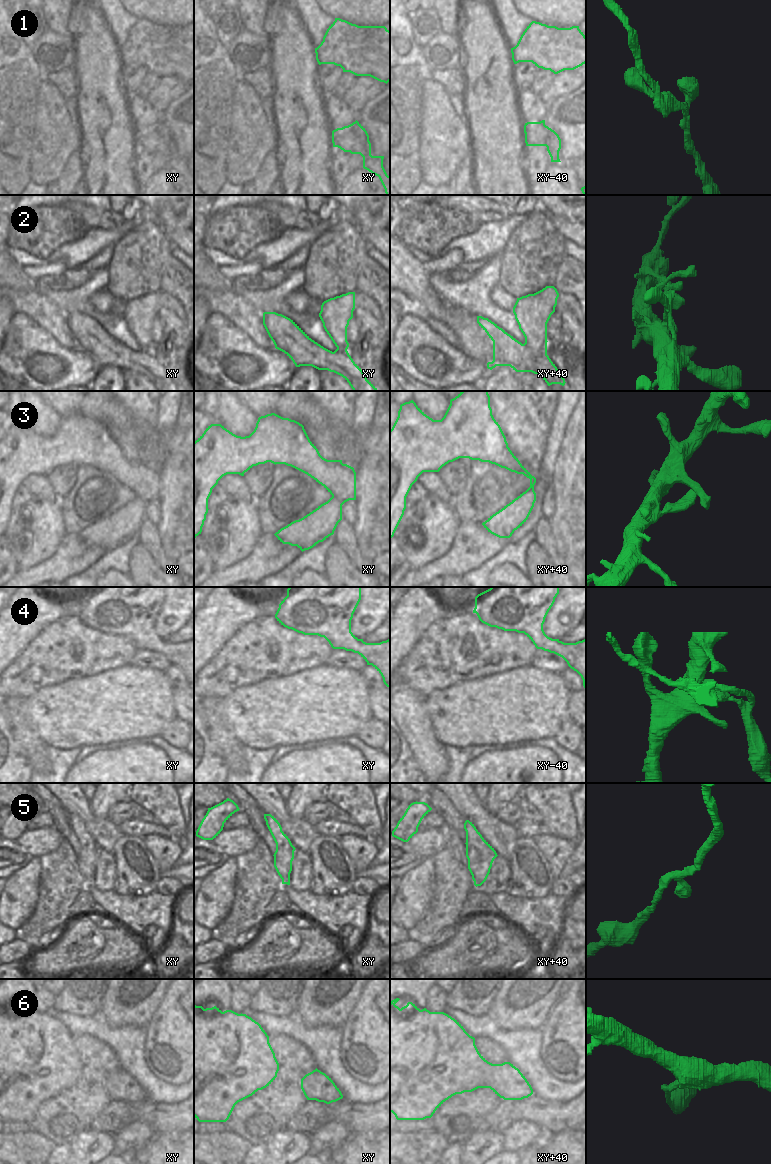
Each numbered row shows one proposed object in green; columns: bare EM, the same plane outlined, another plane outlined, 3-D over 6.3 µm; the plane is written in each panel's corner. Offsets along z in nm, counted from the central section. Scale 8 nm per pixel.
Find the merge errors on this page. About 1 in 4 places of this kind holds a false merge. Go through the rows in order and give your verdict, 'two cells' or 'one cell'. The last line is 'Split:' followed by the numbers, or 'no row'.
1: one cell
2: one cell
3: one cell
4: two cells
5: one cell
6: two cells
Split: 4, 6

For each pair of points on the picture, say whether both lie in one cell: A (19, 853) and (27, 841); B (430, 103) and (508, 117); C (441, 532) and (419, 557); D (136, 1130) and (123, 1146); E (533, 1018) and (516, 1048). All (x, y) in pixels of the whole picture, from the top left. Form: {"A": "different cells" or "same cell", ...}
{"A": "different cells", "B": "different cells", "C": "same cell", "D": "same cell", "E": "different cells"}

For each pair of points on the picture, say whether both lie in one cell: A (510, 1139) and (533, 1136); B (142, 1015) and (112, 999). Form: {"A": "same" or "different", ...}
{"A": "same", "B": "same"}

